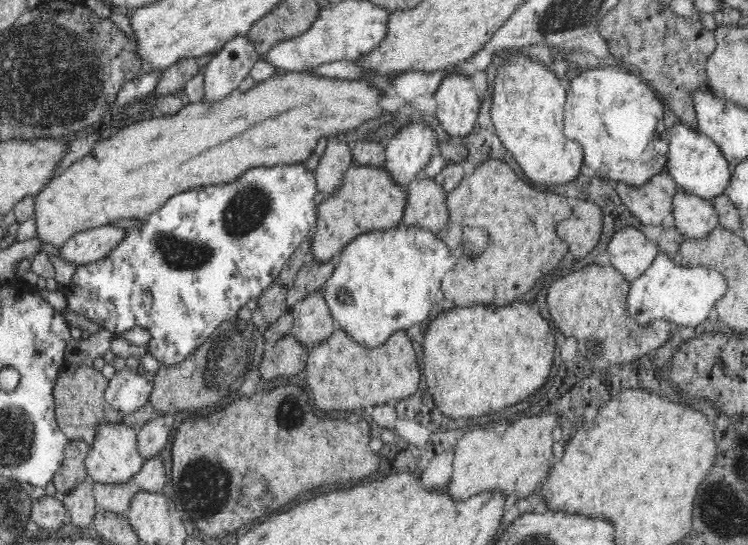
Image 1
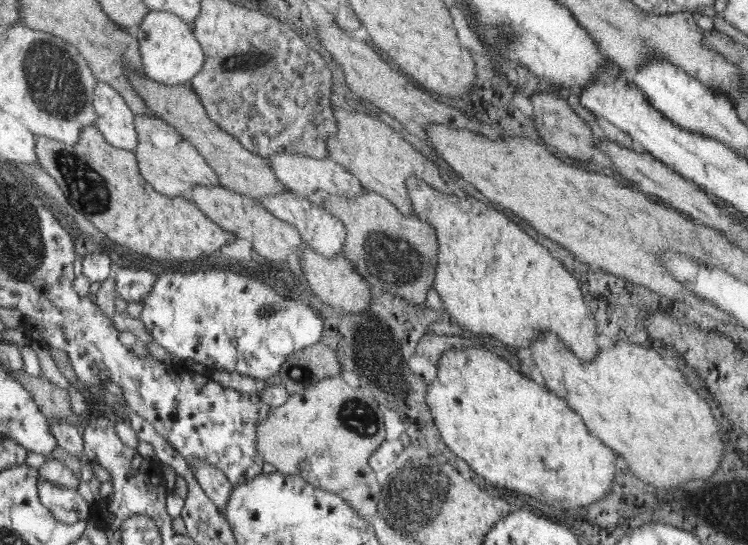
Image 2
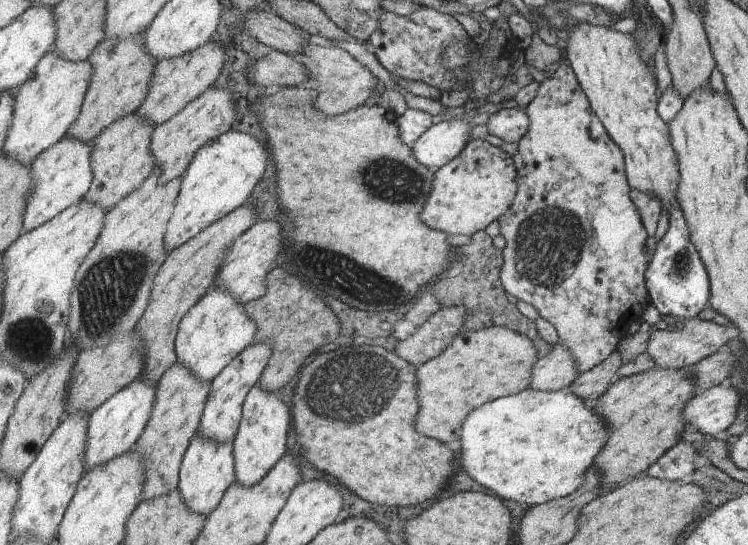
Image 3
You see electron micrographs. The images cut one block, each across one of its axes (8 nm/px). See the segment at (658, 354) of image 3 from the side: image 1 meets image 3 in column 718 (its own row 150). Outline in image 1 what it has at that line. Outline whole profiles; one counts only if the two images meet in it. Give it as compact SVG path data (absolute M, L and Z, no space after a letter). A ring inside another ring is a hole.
M334 136L328 139L328 146L319 158L315 174L317 192L323 195L335 191L346 170L354 164L352 153L344 142L338 142Z

